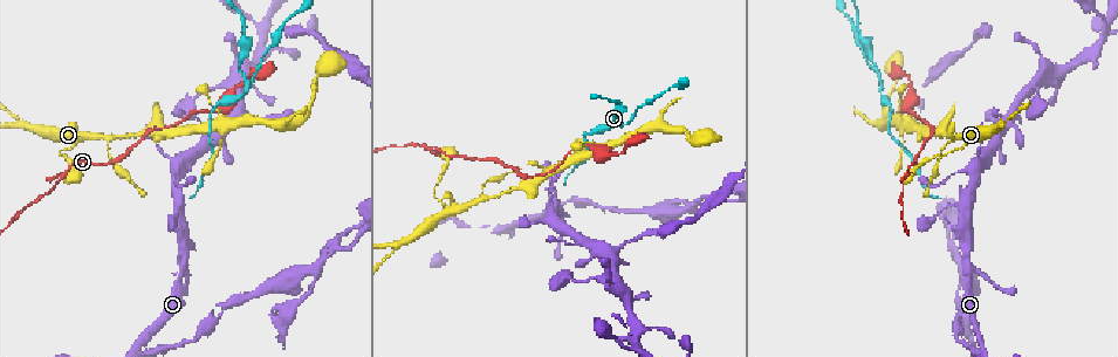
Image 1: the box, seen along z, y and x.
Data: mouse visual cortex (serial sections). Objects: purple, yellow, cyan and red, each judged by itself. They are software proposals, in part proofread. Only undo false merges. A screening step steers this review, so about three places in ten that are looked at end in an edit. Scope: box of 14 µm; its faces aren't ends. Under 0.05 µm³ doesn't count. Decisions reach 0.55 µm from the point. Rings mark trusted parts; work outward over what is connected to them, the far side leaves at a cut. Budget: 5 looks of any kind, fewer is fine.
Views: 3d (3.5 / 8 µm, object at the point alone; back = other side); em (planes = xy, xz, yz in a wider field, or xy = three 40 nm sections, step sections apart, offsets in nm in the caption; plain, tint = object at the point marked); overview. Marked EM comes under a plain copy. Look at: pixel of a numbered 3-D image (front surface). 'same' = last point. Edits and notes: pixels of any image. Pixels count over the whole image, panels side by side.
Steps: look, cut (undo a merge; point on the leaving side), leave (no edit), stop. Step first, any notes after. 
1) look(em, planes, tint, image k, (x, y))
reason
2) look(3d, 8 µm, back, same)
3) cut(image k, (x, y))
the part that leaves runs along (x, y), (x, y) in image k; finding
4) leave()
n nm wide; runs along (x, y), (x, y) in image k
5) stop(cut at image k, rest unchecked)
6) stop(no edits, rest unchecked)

look(3d, 8 µm, image 1, (903, 186))

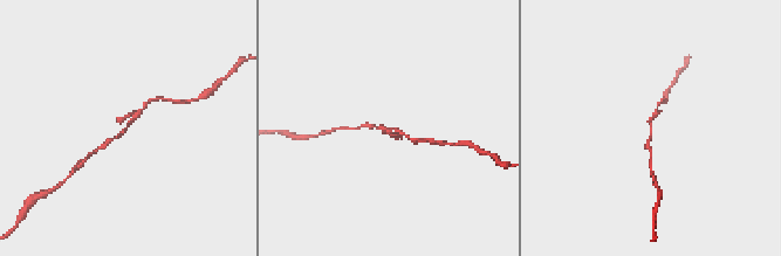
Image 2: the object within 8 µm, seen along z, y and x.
look(em, xy, step 2, tint, image 2, (386, 129))
arms of 150, 150 nm; now the EM

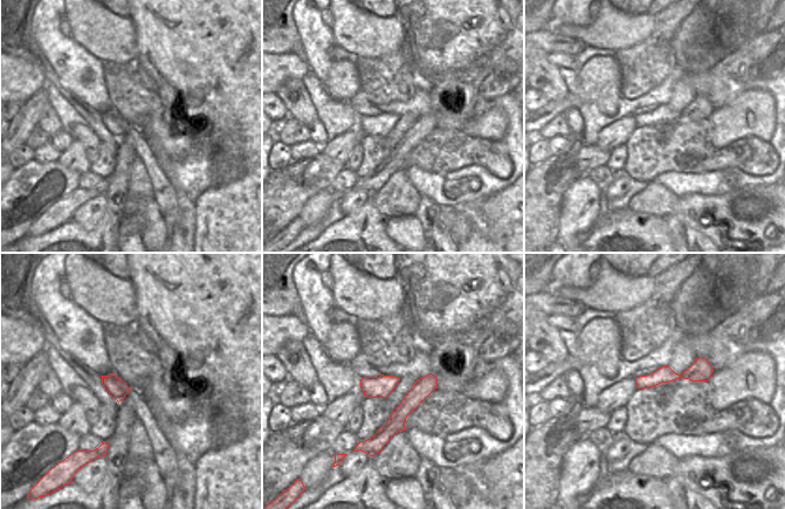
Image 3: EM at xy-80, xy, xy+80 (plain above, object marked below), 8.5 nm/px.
leave()
180 nm wide; runs along (709, 369), (638, 382) in image 3; one cell here

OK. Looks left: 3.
look(3d, 3.5 µm, image 1, (241, 92))
sharp bend

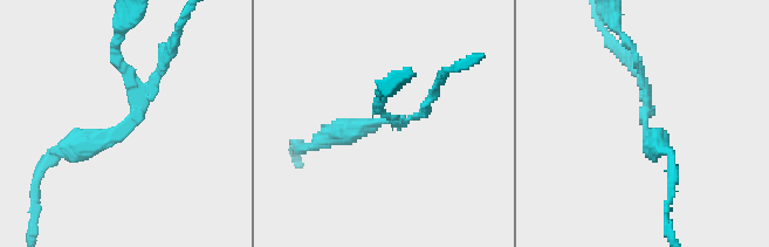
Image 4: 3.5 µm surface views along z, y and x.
look(em, xy, step 3, tint, image 4, (645, 124))
arms of 100, 250 nm; shape alone is not enough

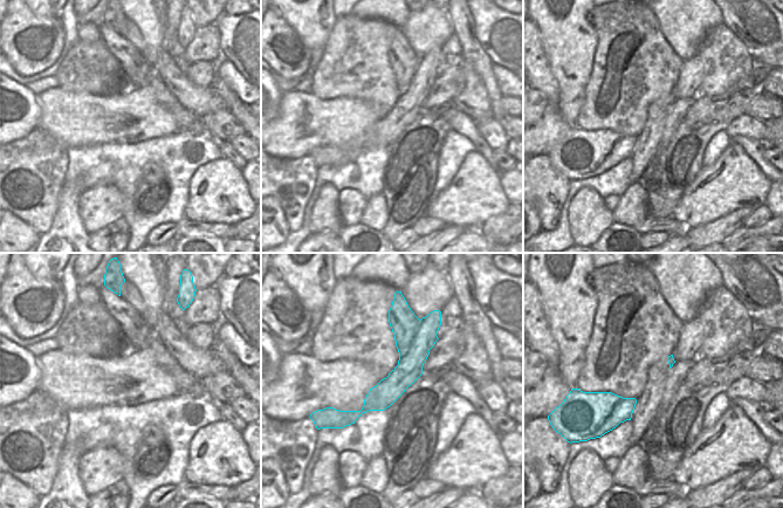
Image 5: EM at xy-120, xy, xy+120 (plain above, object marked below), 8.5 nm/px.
cut(image 4, (357, 134))
220 nm wide; border along (420, 320), (411, 350), (399, 359) in image 5; two cells meet here

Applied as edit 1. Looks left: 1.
stop(cut at image 4, rest unchecked)

